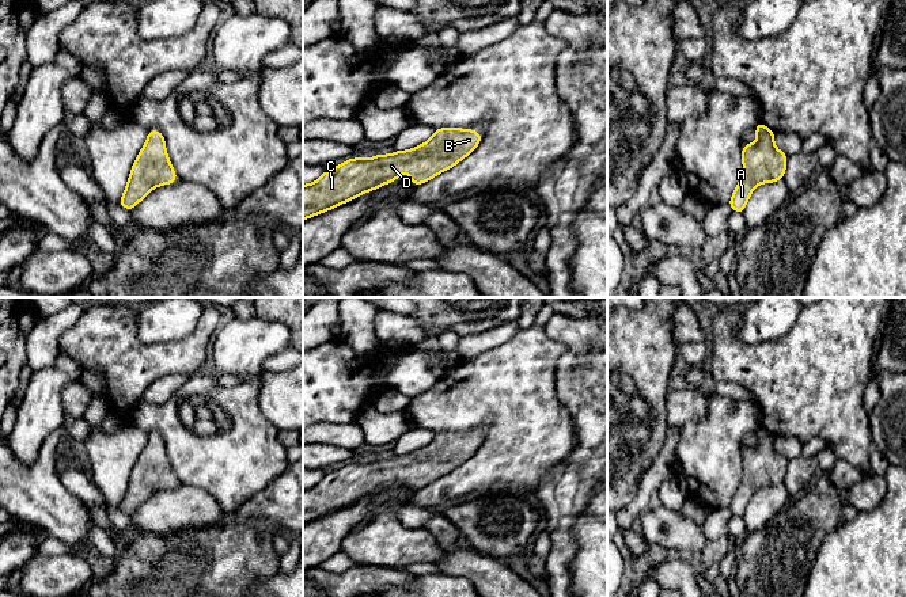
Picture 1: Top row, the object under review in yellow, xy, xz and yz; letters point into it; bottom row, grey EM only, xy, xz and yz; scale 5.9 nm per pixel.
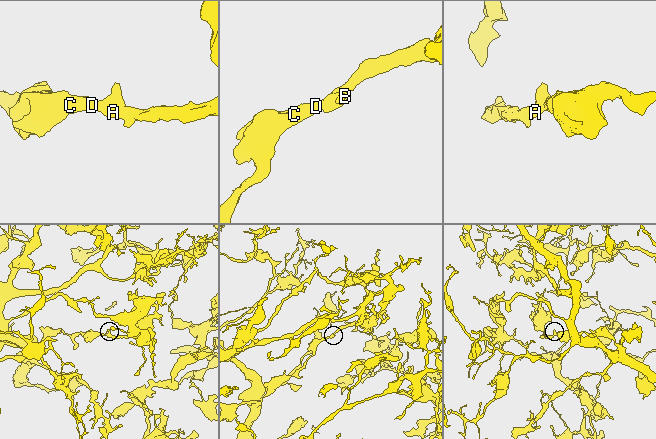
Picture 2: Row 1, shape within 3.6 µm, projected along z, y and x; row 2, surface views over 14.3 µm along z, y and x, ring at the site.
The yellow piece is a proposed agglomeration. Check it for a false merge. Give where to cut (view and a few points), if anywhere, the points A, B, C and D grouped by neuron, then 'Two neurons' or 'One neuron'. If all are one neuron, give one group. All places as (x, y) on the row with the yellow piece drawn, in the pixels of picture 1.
No split. Groups: A B C D. One neuron

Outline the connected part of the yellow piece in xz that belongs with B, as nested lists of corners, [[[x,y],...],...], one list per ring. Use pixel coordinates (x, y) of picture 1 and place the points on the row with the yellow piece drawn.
[[[439,128],[427,142],[405,152],[395,151],[391,155],[376,155],[371,159],[349,159],[326,170],[314,183],[303,185],[303,221],[397,180],[402,171],[409,174],[410,182],[416,186],[425,183],[463,160],[479,145],[481,140],[481,133],[471,129]]]

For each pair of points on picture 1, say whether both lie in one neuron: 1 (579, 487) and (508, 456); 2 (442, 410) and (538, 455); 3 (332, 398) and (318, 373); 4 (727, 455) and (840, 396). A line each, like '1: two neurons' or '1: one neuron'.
1: two neurons
2: one neuron
3: one neuron
4: two neurons

